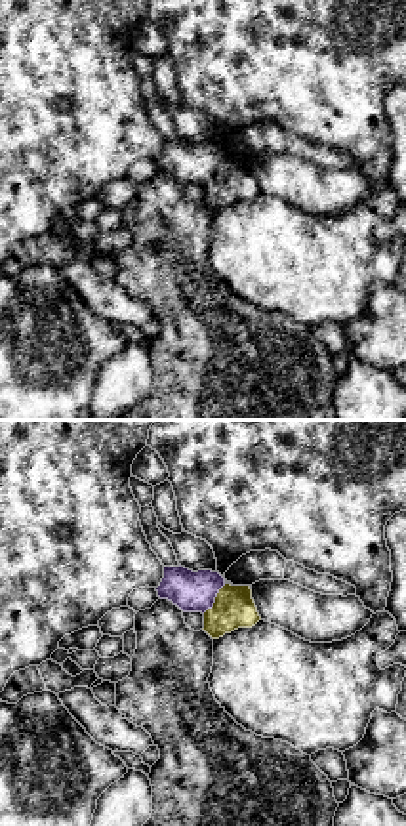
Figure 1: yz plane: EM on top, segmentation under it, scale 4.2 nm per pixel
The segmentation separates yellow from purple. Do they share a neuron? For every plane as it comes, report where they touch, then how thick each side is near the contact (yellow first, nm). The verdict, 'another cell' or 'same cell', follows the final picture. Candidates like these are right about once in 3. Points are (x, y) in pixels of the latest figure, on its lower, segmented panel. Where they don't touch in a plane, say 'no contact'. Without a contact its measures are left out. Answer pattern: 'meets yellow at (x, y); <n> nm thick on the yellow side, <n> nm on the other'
meets yellow at (216, 599); 170 nm thick on the yellow side, 180 nm on the other

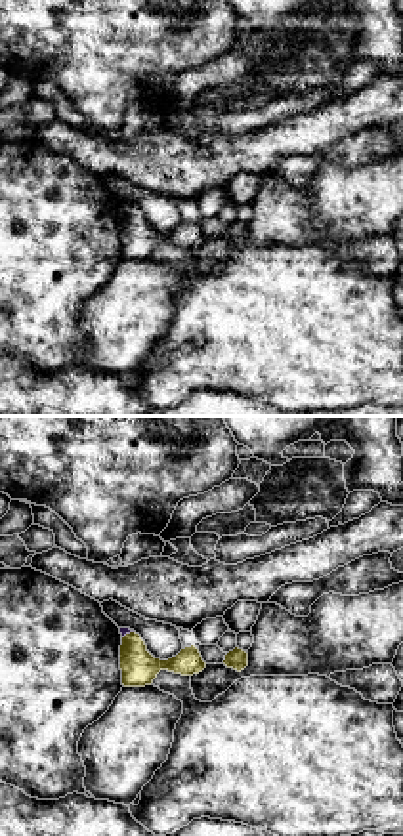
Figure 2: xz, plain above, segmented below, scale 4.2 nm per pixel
meets yellow at (127, 634); 150 nm thick on the yellow side, 30 nm on the other

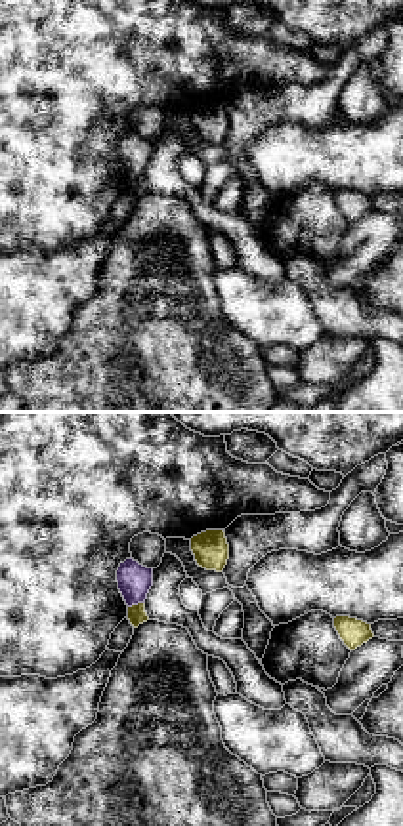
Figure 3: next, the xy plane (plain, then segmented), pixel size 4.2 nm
meets yellow at (138, 603); 80 nm thick on the yellow side, 140 nm on the other

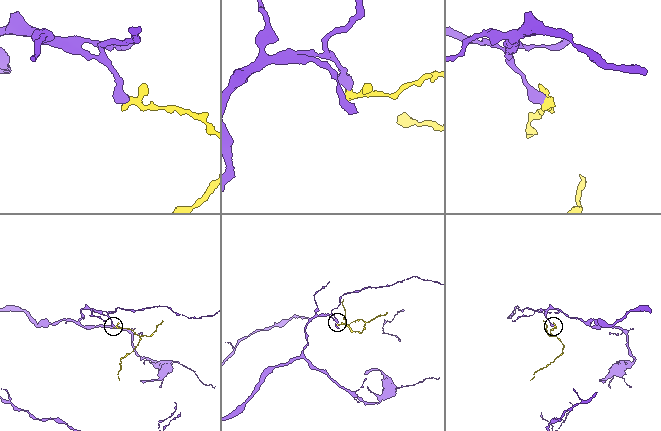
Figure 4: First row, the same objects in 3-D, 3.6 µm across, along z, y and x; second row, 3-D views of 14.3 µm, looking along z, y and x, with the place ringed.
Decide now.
another cell

